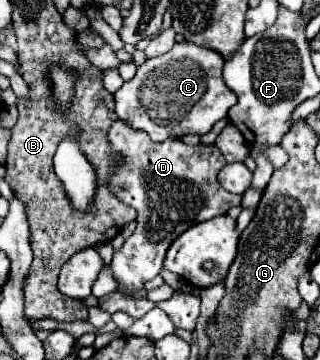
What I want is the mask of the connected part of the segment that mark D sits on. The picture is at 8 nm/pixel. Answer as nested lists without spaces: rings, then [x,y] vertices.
[[[116,121],[108,131],[108,143],[116,157],[116,167],[108,179],[108,187],[118,201],[136,209],[136,231],[124,241],[122,249],[114,251],[110,263],[122,291],[140,293],[144,283],[154,279],[172,241],[196,223],[226,215],[230,207],[240,205],[240,195],[224,191],[216,179],[226,159],[216,145],[184,145],[180,139],[154,143],[142,131],[130,131],[126,123]]]

